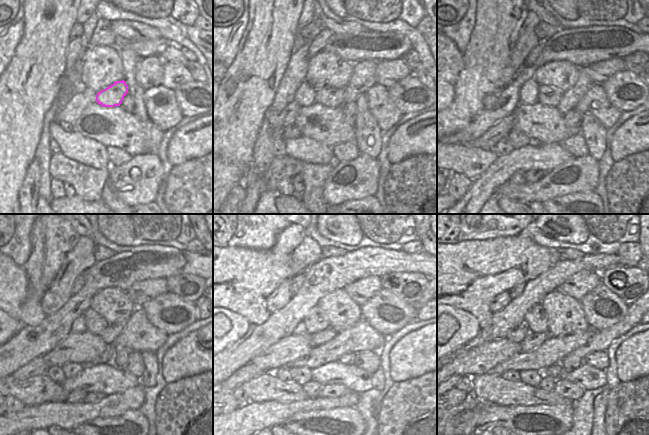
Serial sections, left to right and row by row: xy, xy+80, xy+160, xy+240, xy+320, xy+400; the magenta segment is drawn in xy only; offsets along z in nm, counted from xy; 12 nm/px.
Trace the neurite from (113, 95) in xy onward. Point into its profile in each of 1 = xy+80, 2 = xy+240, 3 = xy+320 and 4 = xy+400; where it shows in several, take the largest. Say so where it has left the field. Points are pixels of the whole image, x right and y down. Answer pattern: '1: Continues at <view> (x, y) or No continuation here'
1: Continues at xy+80 (329, 96)
2: Continues at xy+240 (95, 323)
3: Continues at xy+320 (316, 321)
4: Continues at xy+400 (537, 319).

